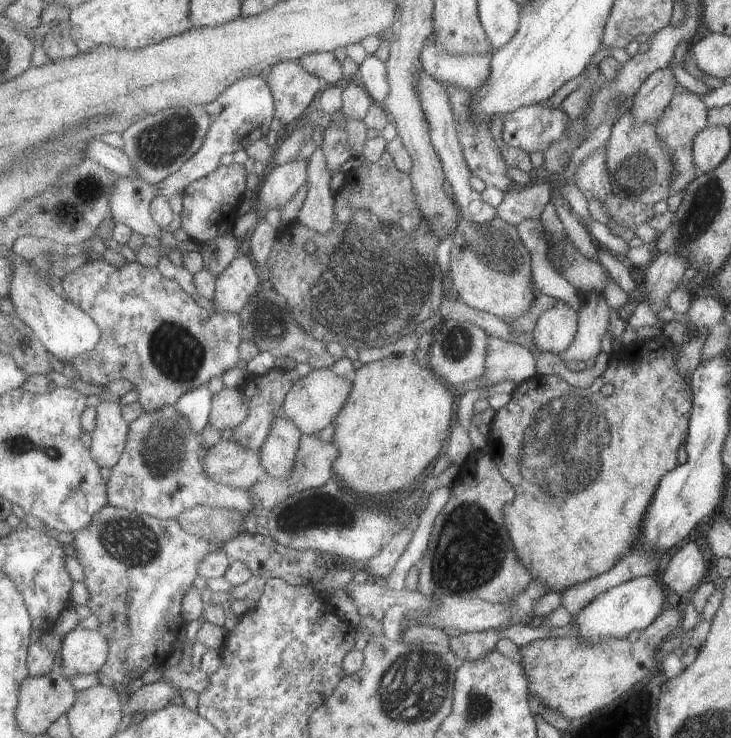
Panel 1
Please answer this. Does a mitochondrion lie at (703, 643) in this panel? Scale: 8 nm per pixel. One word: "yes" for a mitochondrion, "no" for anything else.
no

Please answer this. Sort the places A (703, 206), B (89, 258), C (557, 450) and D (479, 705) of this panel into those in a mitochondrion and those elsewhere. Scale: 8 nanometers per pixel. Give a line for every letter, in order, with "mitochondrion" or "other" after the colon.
A: mitochondrion
B: other
C: mitochondrion
D: mitochondrion

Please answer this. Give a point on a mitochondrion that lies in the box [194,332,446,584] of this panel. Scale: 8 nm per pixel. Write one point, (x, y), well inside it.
(320, 510)

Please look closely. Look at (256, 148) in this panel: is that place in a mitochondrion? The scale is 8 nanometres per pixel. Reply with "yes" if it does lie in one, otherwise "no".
no

